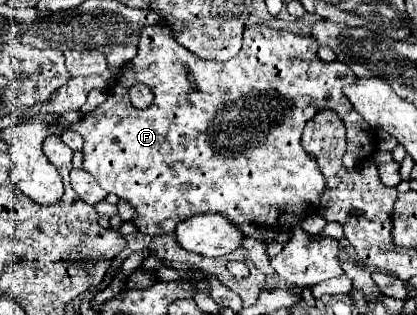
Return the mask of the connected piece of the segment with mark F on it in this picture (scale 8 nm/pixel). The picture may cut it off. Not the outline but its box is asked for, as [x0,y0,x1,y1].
[78,25,374,287]

